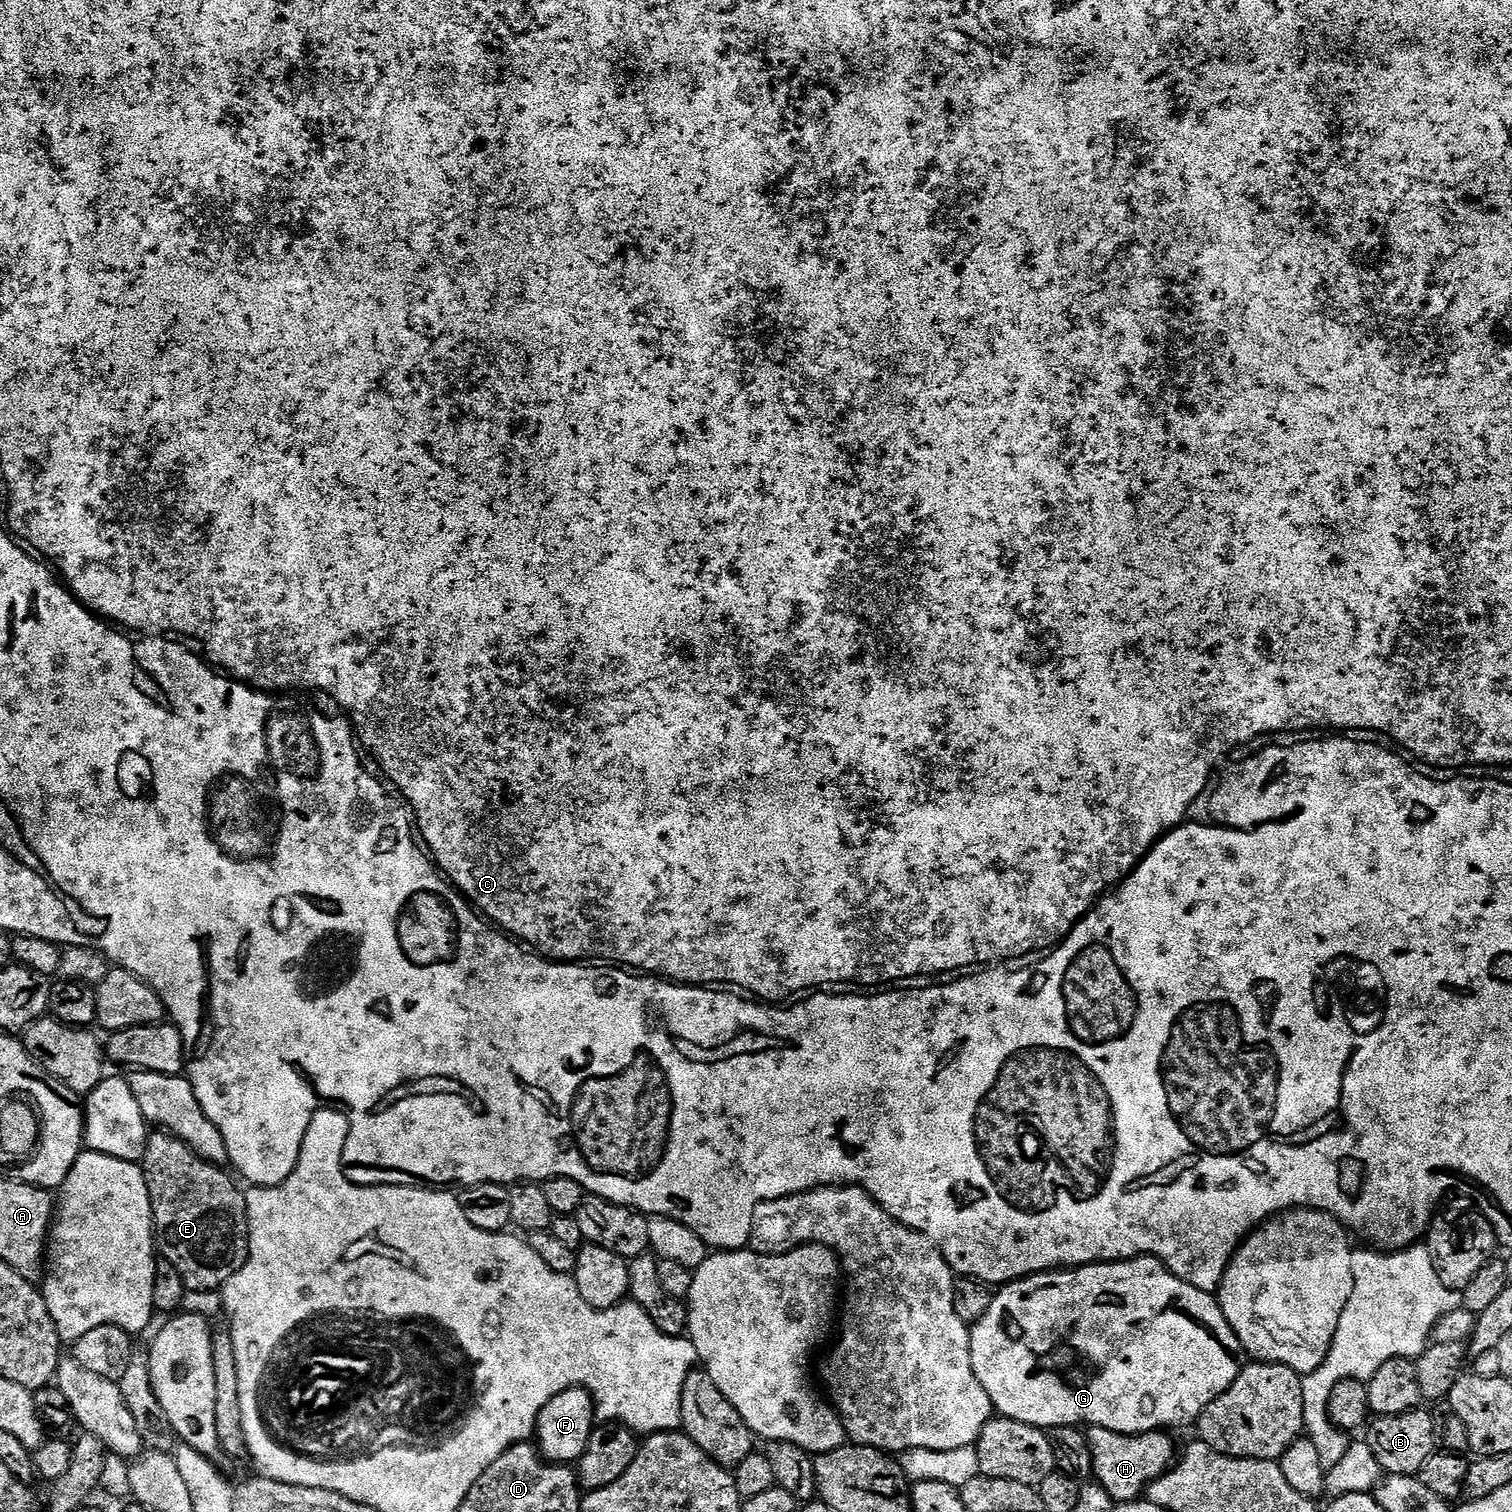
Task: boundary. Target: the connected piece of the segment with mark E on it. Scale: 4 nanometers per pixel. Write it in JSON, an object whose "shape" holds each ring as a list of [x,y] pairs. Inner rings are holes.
{"shape":[[[163,1130],[153,1131],[147,1137],[142,1169],[146,1186],[149,1187],[155,1247],[159,1255],[168,1259],[178,1270],[189,1293],[223,1289],[224,1283],[238,1270],[242,1270],[248,1260],[248,1207],[242,1188],[224,1173],[225,1169],[221,1165],[198,1158],[198,1154],[194,1154],[186,1142]]]}

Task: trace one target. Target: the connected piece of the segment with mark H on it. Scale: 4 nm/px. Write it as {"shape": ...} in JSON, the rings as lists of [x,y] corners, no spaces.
{"shape":[[[1089,1427],[1086,1432],[1090,1442],[1090,1455],[1094,1458],[1092,1475],[1116,1504],[1139,1500],[1155,1480],[1163,1476],[1178,1459],[1178,1448],[1167,1431],[1140,1432],[1136,1436],[1118,1434],[1114,1430]]]}

